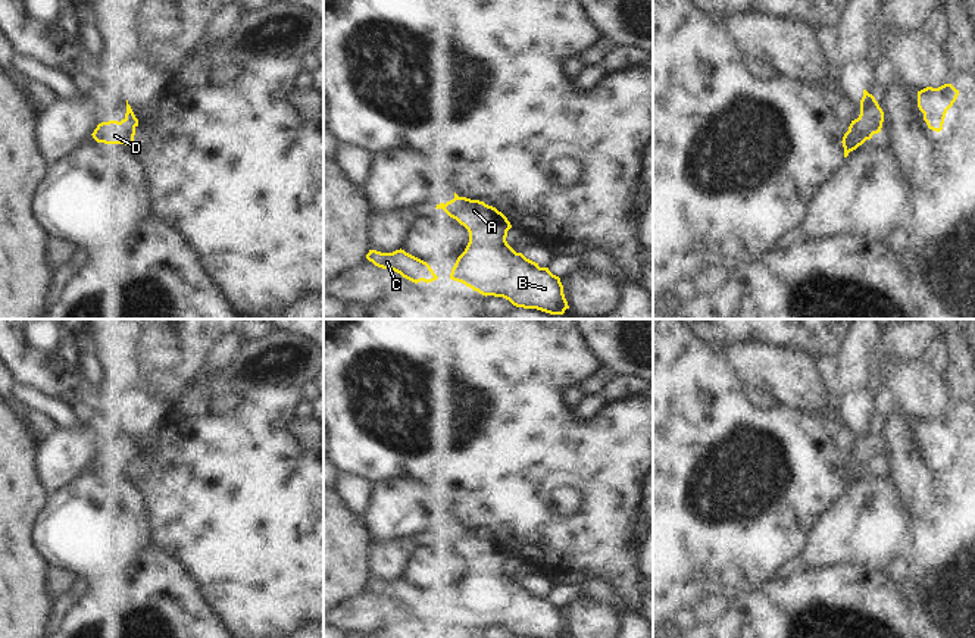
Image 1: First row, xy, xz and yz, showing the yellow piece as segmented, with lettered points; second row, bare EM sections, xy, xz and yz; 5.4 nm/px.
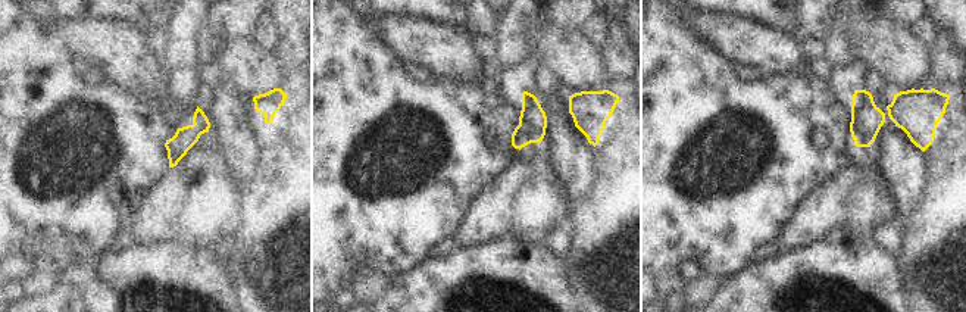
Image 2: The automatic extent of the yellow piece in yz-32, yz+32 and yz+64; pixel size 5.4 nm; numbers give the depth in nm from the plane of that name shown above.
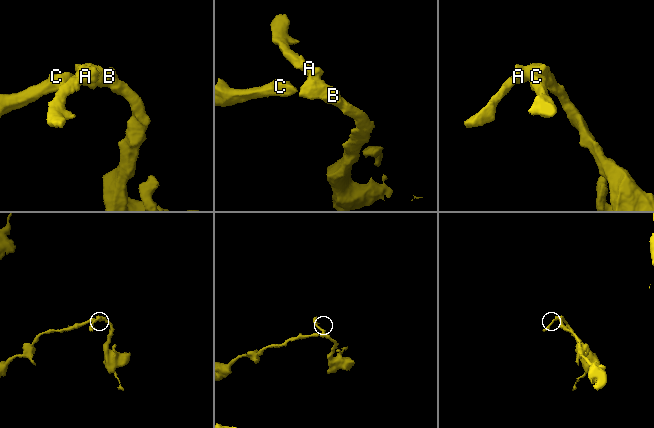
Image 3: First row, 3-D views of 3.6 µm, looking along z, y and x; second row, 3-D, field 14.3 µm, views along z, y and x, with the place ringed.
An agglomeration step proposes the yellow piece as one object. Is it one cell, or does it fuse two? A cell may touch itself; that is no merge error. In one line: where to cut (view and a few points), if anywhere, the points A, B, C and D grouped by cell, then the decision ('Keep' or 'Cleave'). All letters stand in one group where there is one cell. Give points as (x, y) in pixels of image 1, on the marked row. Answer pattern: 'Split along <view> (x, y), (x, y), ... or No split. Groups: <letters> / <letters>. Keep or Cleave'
No split. Groups: A B C D. Keep

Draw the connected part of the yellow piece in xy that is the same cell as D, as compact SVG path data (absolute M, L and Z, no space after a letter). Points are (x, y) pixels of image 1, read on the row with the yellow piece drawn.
M126 100L125 118L121 122L109 121L99 123L91 135L97 143L134 146L137 126L138 119Z

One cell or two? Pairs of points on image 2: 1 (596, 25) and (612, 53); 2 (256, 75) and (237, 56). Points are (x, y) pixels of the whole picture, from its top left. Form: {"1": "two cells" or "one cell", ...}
{"1": "two cells", "2": "one cell"}

